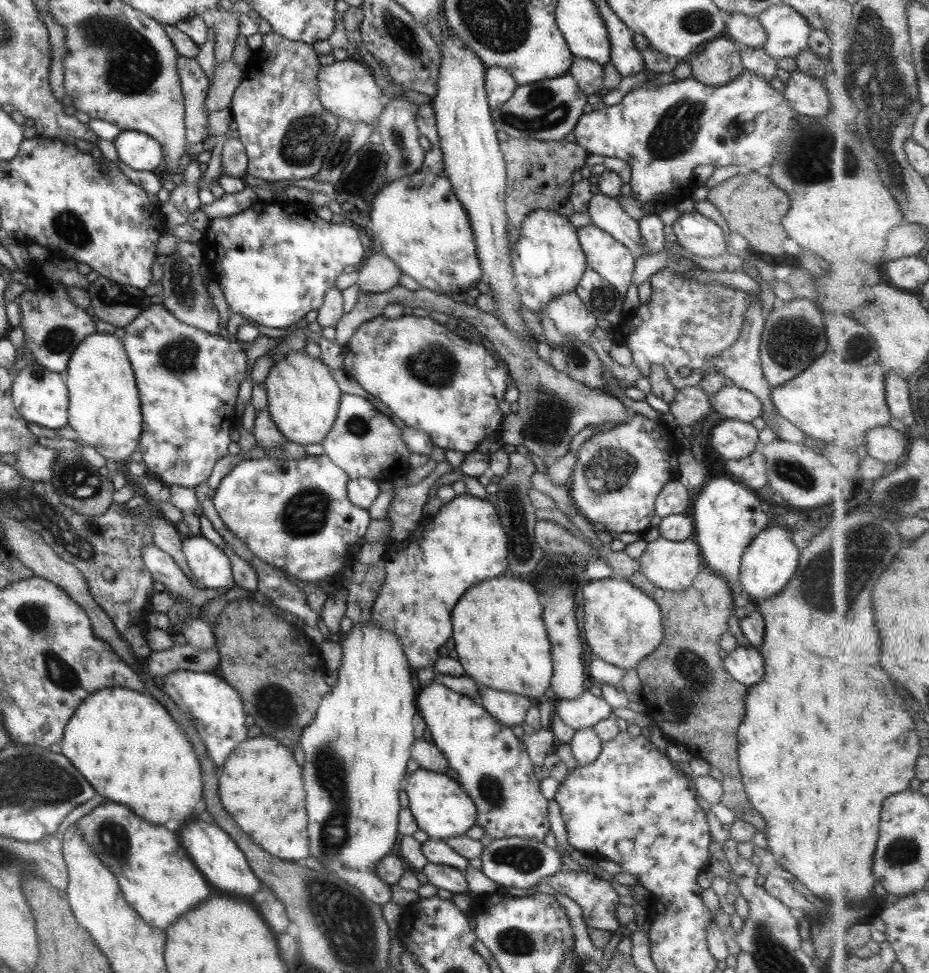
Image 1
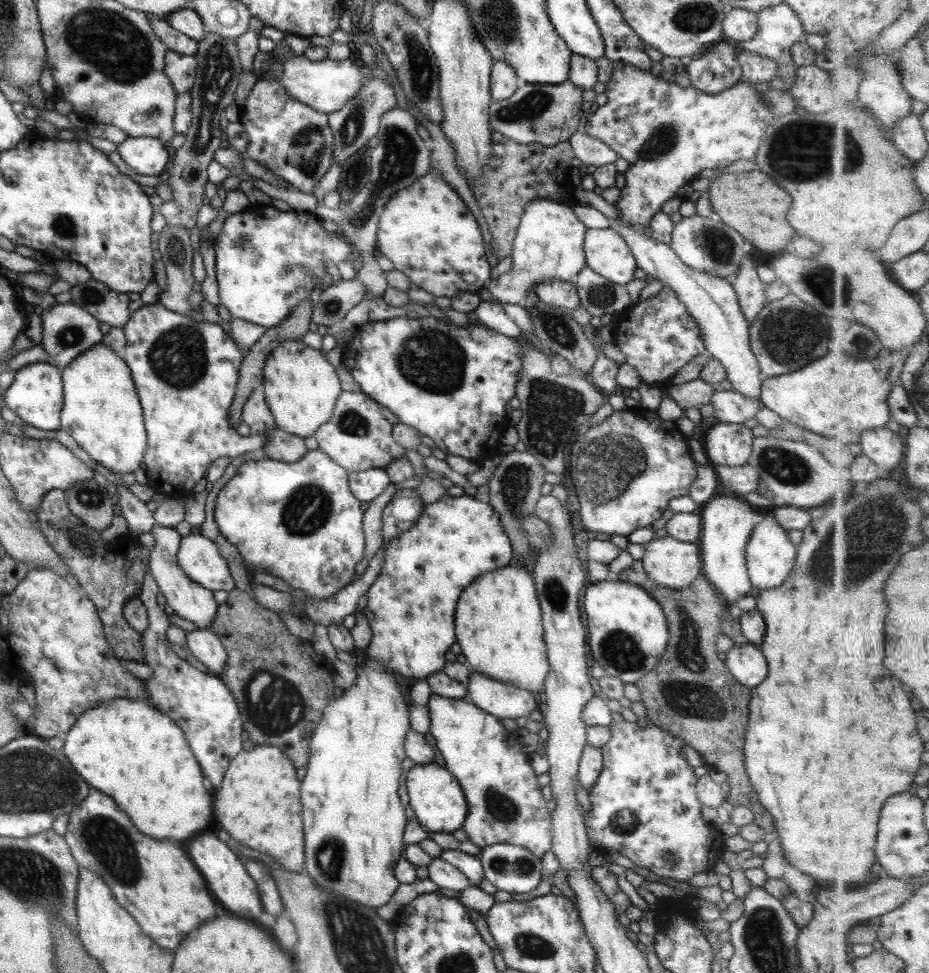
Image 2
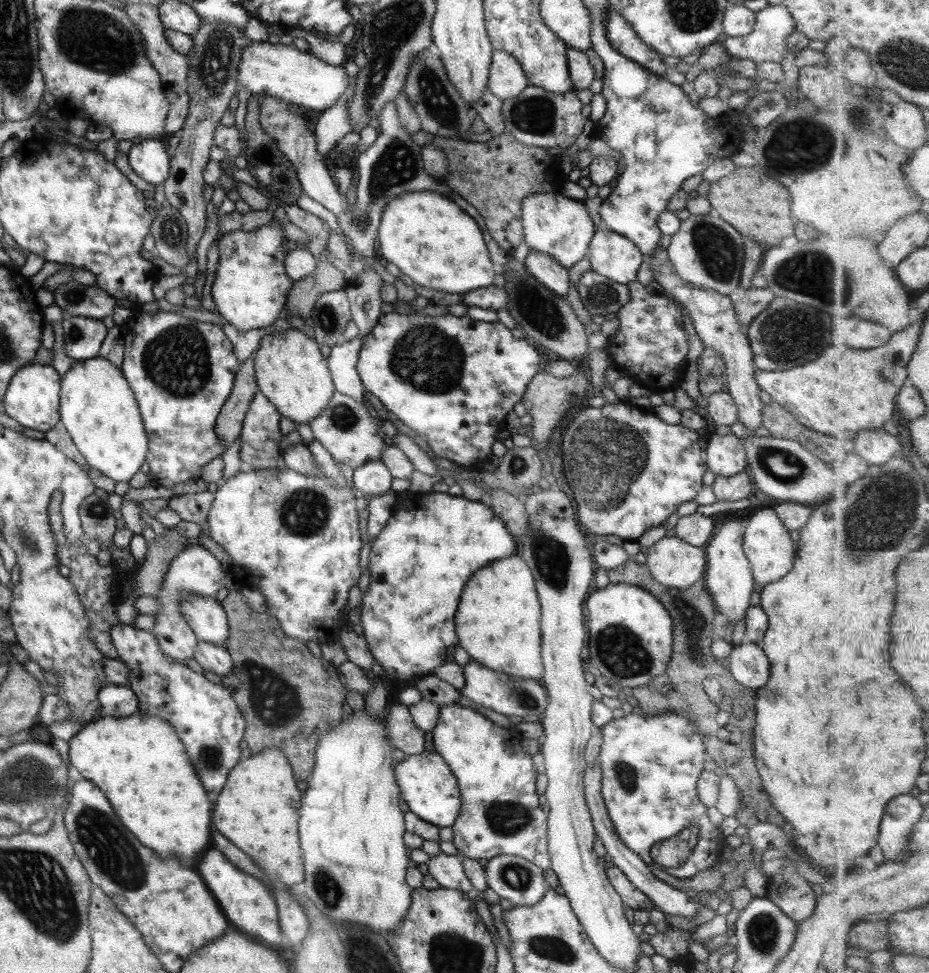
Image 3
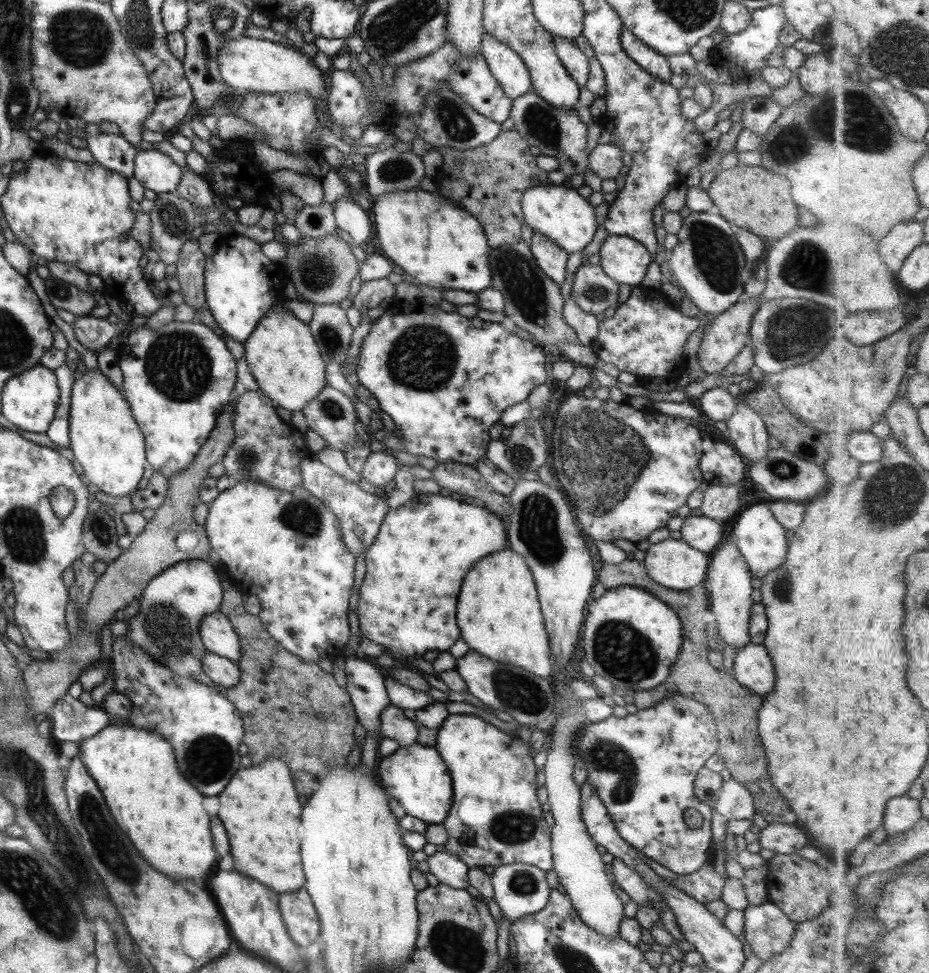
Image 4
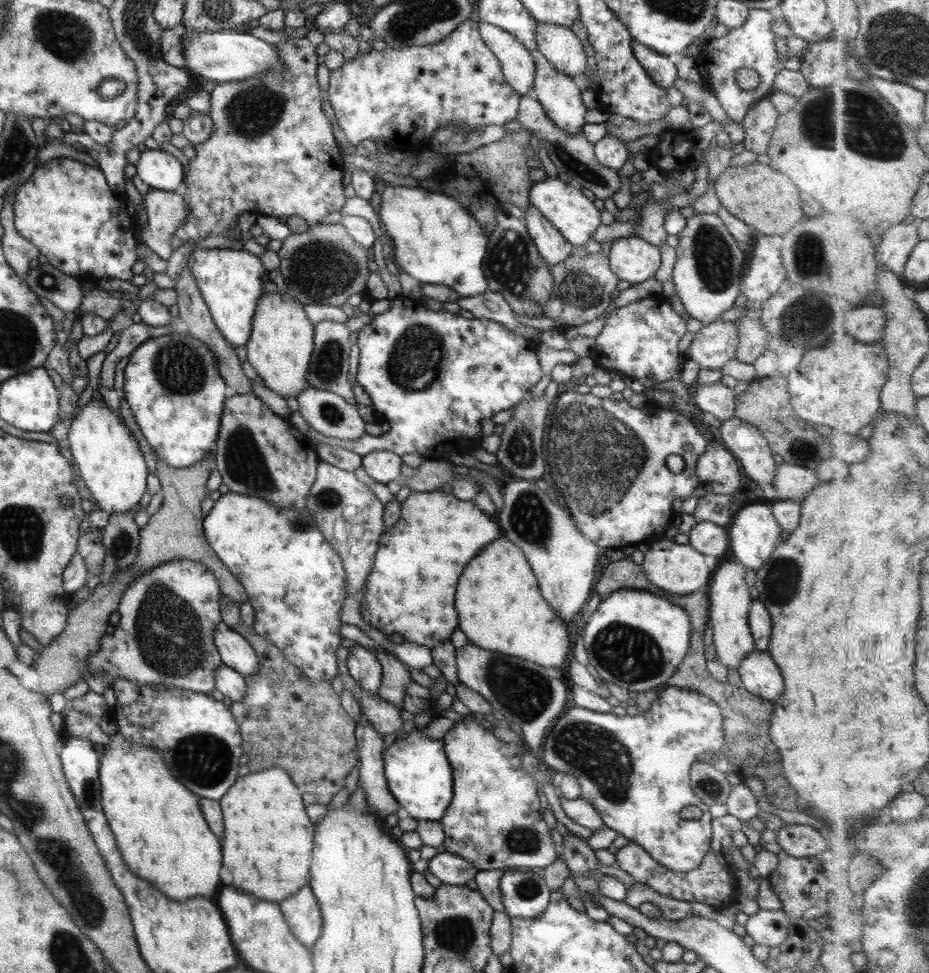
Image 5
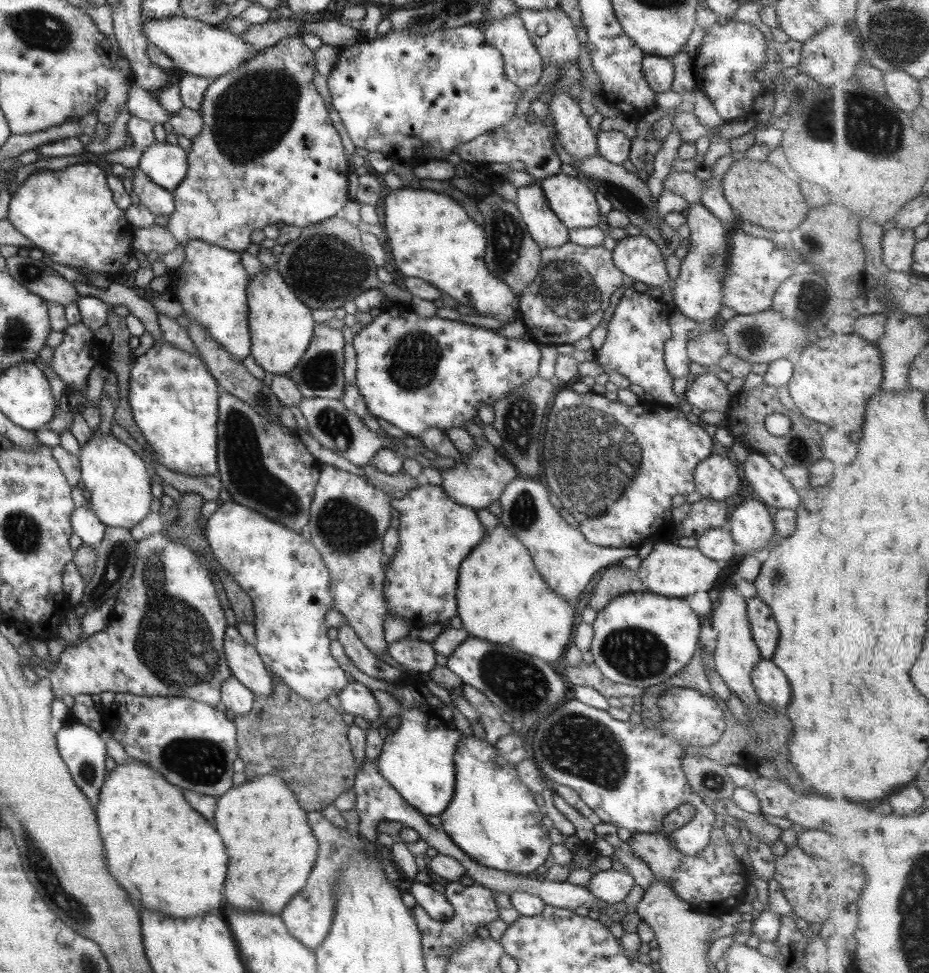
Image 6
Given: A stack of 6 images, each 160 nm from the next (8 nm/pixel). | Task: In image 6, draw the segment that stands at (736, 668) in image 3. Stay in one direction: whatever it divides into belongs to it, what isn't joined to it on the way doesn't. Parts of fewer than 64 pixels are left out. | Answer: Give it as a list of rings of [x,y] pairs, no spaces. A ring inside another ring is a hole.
[[[761,659],[753,665],[750,672],[750,679],[753,690],[761,703],[770,709],[784,712],[791,692],[785,676],[771,660]]]

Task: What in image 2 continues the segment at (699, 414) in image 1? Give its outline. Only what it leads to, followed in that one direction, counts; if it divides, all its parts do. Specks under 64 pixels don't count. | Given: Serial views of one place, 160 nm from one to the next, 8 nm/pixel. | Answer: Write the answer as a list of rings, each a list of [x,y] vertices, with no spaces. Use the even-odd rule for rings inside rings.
[[[701,378],[693,379],[689,382],[671,386],[667,396],[672,398],[676,405],[685,414],[687,408],[699,408],[702,404],[709,404],[713,392],[717,389],[707,384]]]

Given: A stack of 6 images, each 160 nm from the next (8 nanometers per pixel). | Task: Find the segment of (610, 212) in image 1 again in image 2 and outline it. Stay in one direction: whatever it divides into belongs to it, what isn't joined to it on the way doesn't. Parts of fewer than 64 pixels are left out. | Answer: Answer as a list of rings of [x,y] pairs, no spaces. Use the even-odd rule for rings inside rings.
[[[610,219],[609,229],[614,230],[628,246],[633,255],[636,268],[640,268],[647,276],[658,278],[663,287],[675,291],[677,298],[685,306],[687,314],[699,327],[701,340],[706,353],[718,360],[726,372],[726,378],[735,392],[746,397],[759,400],[761,376],[760,370],[748,343],[749,323],[743,317],[733,287],[725,279],[716,277],[705,271],[698,271],[685,266],[670,245],[652,235],[638,233],[635,229]]]

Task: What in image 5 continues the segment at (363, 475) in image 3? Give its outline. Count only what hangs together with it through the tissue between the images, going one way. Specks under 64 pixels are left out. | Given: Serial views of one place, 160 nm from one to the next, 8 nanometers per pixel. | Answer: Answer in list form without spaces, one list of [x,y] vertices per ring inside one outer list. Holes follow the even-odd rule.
[[[379,450],[371,451],[360,458],[360,464],[374,481],[386,485],[400,478],[399,466],[402,460],[392,452]]]

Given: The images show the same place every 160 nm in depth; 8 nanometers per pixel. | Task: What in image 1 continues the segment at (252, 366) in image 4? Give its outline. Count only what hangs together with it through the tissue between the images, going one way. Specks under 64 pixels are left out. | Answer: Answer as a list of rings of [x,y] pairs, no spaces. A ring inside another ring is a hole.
[[[303,349],[294,350],[285,358],[275,359],[262,383],[266,388],[265,407],[283,438],[302,447],[320,444],[335,422],[340,397],[328,367],[306,355]]]

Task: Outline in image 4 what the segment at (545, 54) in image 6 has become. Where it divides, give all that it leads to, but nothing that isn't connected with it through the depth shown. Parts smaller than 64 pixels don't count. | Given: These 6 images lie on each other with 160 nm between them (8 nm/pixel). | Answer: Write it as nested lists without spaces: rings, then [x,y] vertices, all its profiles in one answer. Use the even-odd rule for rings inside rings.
[[[551,35],[551,42],[553,42],[555,56],[565,68],[567,75],[576,82],[579,89],[585,87],[589,75],[587,56],[577,49],[573,40],[569,41],[568,39]]]

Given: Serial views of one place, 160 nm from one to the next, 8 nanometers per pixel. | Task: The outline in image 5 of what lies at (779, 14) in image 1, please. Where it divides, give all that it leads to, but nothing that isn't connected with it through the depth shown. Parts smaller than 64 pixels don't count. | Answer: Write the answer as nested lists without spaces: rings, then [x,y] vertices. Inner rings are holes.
[[[750,9],[747,20],[739,28],[729,29],[728,33],[719,39],[707,39],[704,46],[700,46],[695,64],[702,70],[705,77],[704,85],[711,92],[726,116],[734,122],[741,122],[744,114],[759,100],[772,92],[773,77],[782,70],[783,62],[778,59],[774,46],[775,36],[771,32],[771,21],[777,10]],[[751,68],[759,72],[759,86],[753,90],[741,90],[735,82],[735,70]]]

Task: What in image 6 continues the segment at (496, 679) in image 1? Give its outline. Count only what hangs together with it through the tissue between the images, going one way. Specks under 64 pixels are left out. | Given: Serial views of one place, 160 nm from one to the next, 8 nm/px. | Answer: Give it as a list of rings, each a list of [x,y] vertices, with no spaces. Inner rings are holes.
[[[497,524],[495,530],[487,534],[461,562],[456,588],[456,614],[462,622],[462,628],[468,632],[468,637],[510,647],[555,667],[561,663],[566,648],[571,644],[573,606],[548,589],[535,571],[528,550],[501,524]]]

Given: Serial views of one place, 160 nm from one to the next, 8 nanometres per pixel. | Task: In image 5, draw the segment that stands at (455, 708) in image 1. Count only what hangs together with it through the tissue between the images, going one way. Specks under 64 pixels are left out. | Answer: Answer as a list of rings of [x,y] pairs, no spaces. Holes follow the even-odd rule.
[[[457,718],[443,735],[443,750],[452,770],[452,799],[445,809],[441,823],[444,839],[443,848],[447,852],[468,862],[480,870],[528,870],[533,867],[545,868],[555,859],[555,845],[550,829],[547,828],[539,812],[539,796],[533,774],[521,768],[521,755],[525,752],[521,744],[499,741],[475,721]]]

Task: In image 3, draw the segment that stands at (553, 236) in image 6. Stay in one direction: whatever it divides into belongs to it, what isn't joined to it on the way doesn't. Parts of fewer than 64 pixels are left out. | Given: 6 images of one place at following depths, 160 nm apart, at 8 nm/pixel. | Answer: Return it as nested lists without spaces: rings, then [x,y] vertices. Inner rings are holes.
[[[529,250],[523,264],[526,273],[532,276],[539,284],[543,285],[557,296],[564,297],[569,290],[567,271],[546,254]]]

